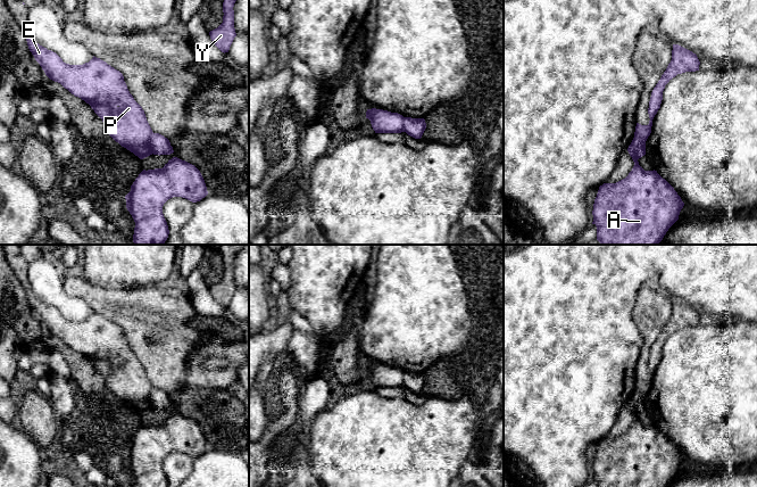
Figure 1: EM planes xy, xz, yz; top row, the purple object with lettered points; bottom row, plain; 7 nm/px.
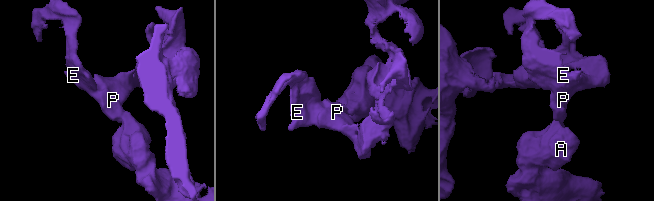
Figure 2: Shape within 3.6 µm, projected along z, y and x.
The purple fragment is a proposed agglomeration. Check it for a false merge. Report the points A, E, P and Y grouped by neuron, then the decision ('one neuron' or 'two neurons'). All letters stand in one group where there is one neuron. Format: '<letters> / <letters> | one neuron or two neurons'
A / E P Y | two neurons

